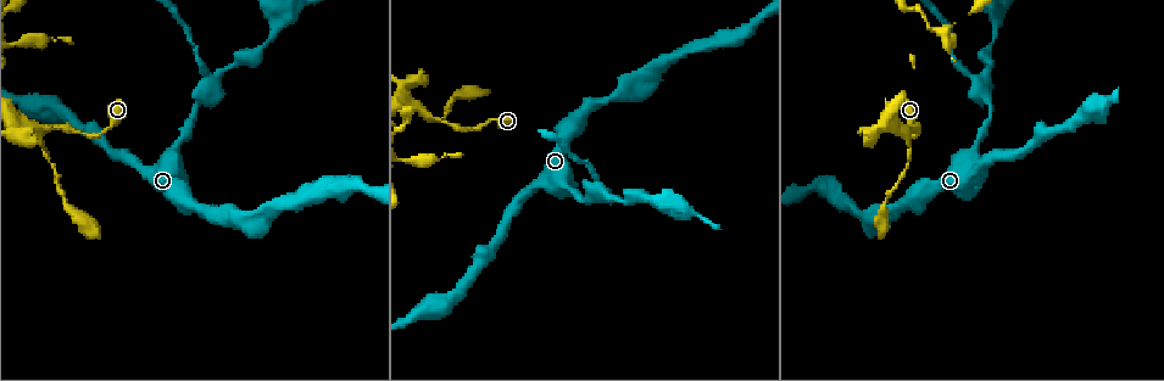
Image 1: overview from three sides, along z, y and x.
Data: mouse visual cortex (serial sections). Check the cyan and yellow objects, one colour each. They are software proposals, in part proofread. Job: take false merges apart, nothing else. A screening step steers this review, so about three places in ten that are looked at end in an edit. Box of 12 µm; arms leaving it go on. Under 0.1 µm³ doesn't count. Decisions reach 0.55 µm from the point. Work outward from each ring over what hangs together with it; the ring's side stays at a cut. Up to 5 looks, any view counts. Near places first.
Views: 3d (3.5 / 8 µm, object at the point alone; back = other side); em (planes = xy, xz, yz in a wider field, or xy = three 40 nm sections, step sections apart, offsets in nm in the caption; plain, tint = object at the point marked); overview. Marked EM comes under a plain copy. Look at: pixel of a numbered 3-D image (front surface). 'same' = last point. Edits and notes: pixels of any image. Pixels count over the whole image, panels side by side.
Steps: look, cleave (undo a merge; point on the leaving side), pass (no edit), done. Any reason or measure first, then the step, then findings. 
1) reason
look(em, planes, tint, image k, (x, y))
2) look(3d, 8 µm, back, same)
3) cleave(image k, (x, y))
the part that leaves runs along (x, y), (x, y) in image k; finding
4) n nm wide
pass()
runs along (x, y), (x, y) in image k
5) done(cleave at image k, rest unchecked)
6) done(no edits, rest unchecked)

a fork
look(3d, 3.5 µm, image 1, (603, 196))

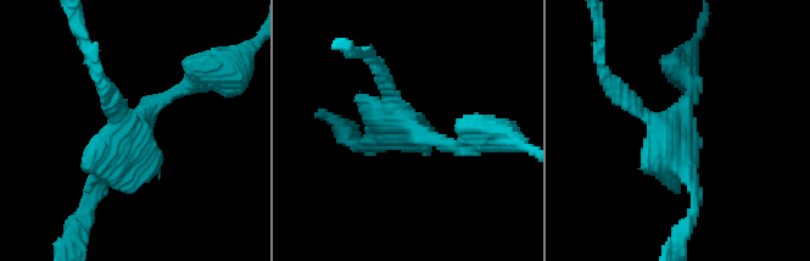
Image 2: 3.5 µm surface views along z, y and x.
shape alone is not enough
look(em, planes, tint, image 2, (130, 143))

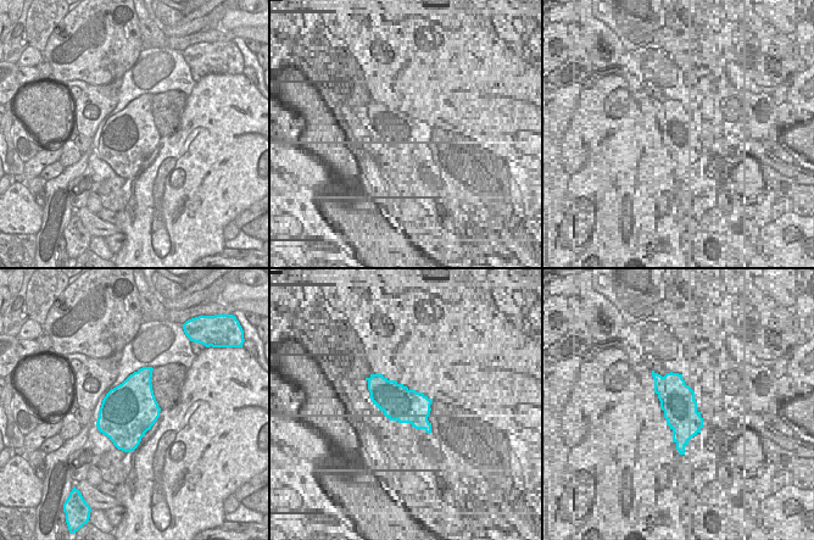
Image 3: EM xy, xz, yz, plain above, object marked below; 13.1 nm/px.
pass()
runs along (84, 210), (144, 116), (182, 89) in image 2; all the same cell

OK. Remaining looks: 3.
sudden change in width
look(3d, 3.5 µm, back, image 1, (41, 128))

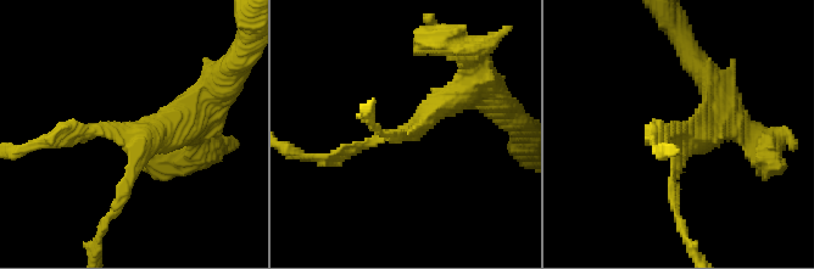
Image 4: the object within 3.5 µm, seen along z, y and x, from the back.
3 arms; arms of 150, 150, 350 nm; need the tissue
look(em, planes, tint, image 4, (132, 132))

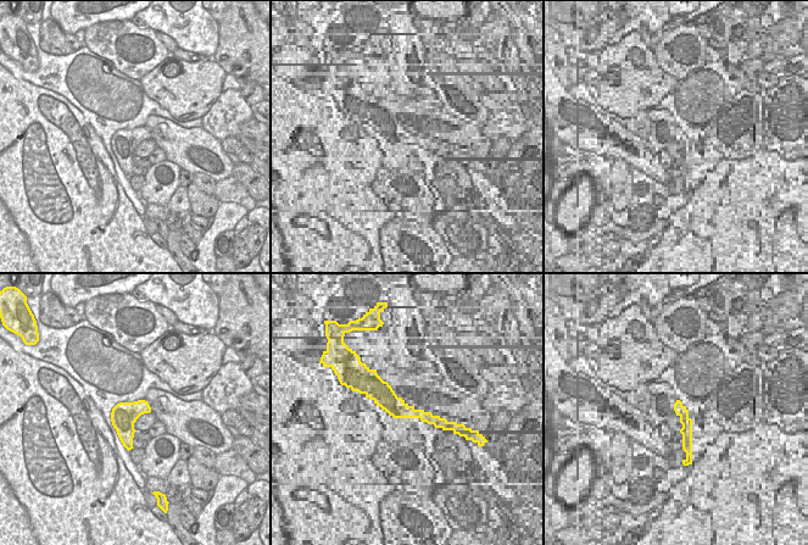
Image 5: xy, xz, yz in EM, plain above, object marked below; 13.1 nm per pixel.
340 nm wide
pass()
runs along (328, 158), (403, 133), (467, 83) in image 4; continuous, no second cell

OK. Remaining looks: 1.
done(no edits, rest unchecked)

